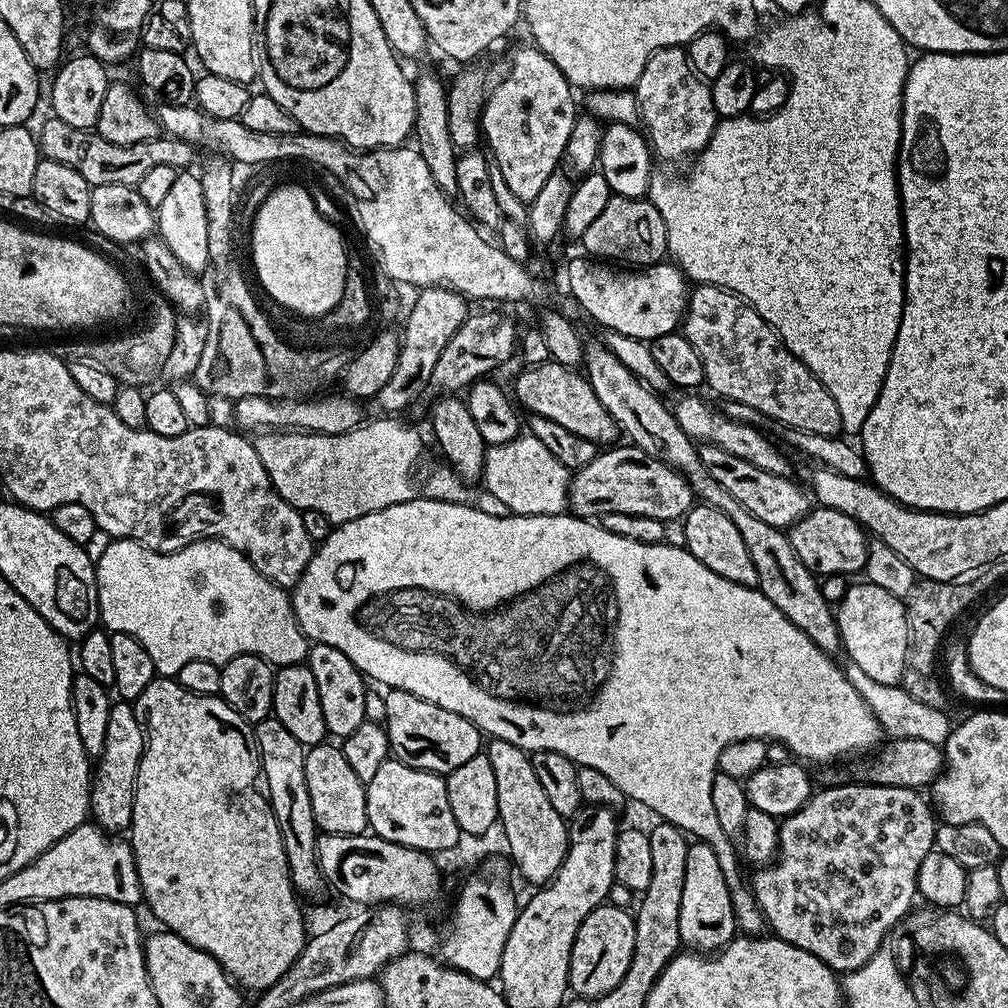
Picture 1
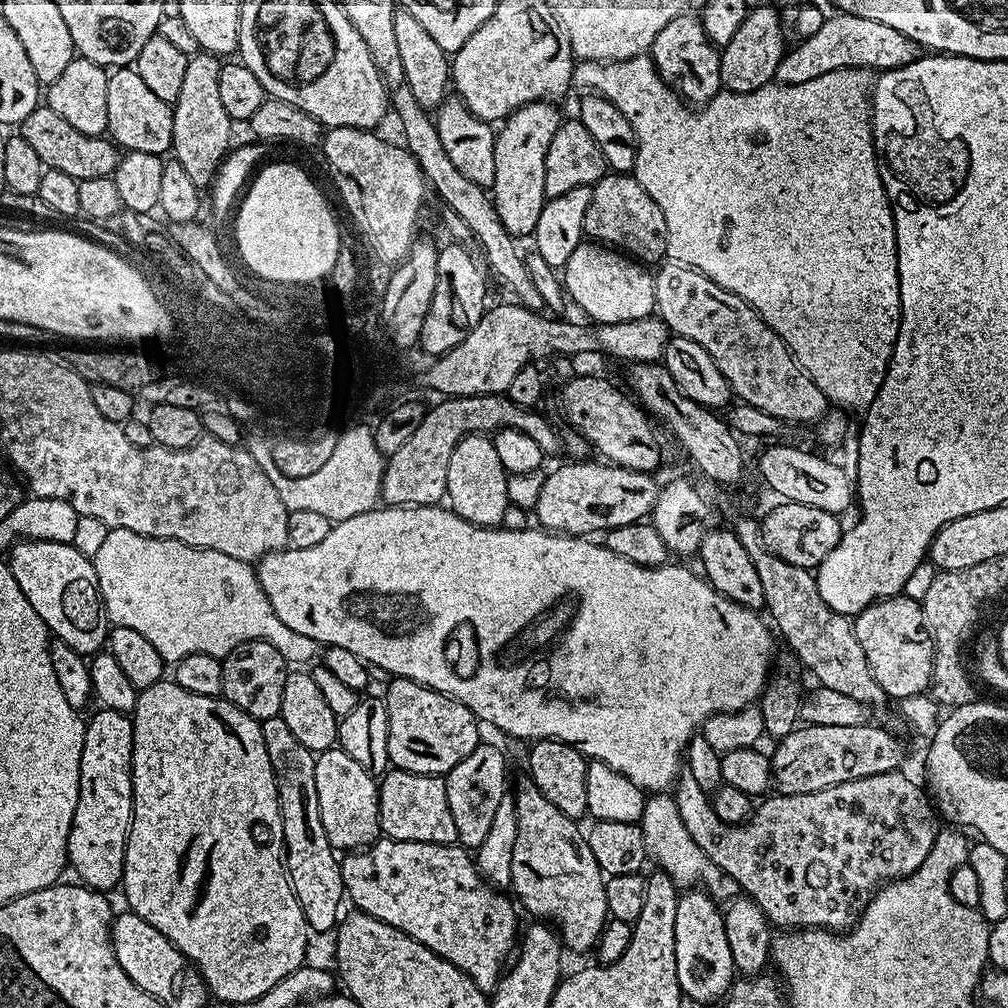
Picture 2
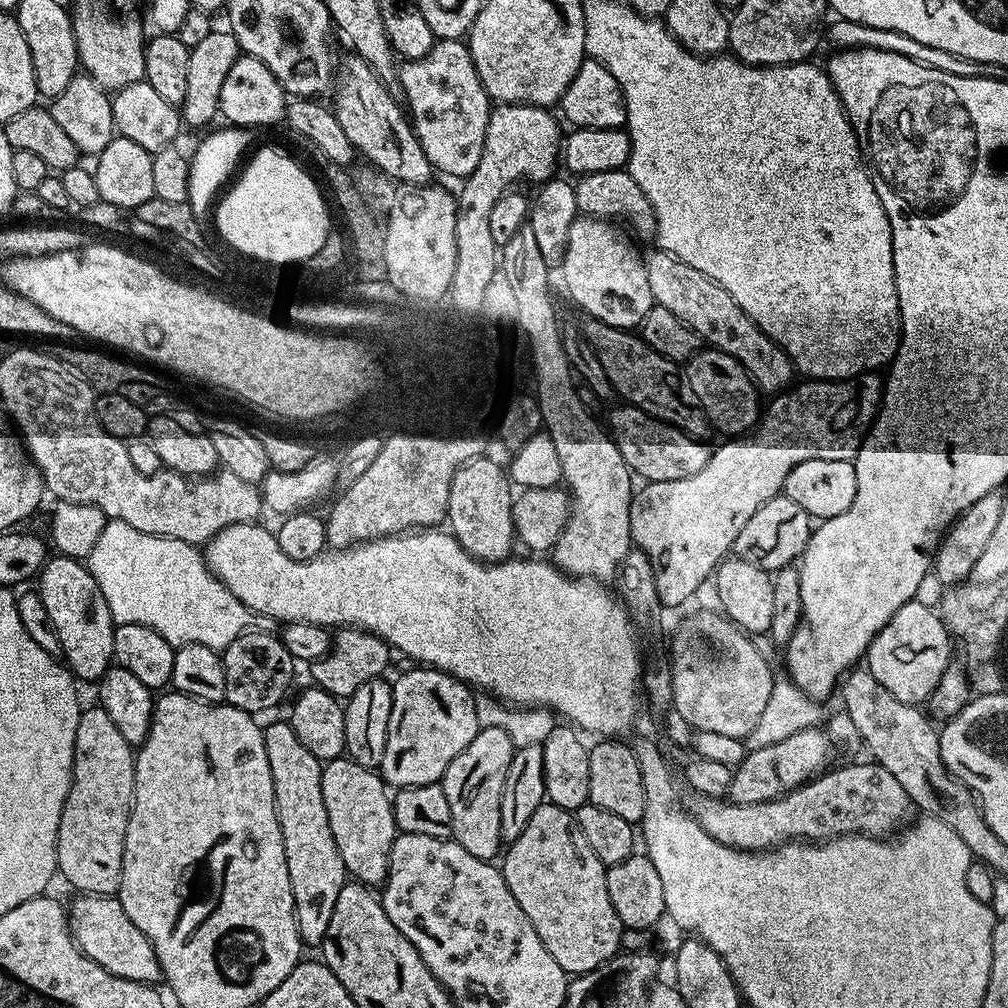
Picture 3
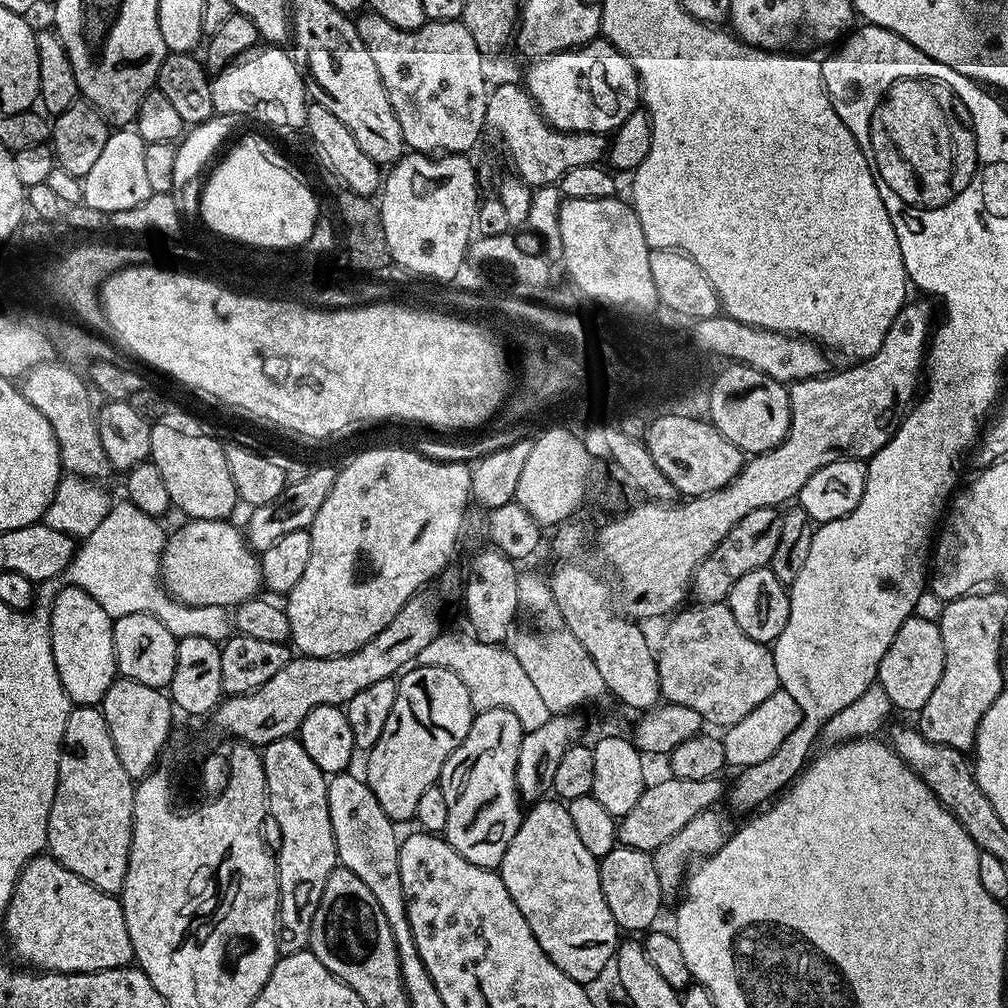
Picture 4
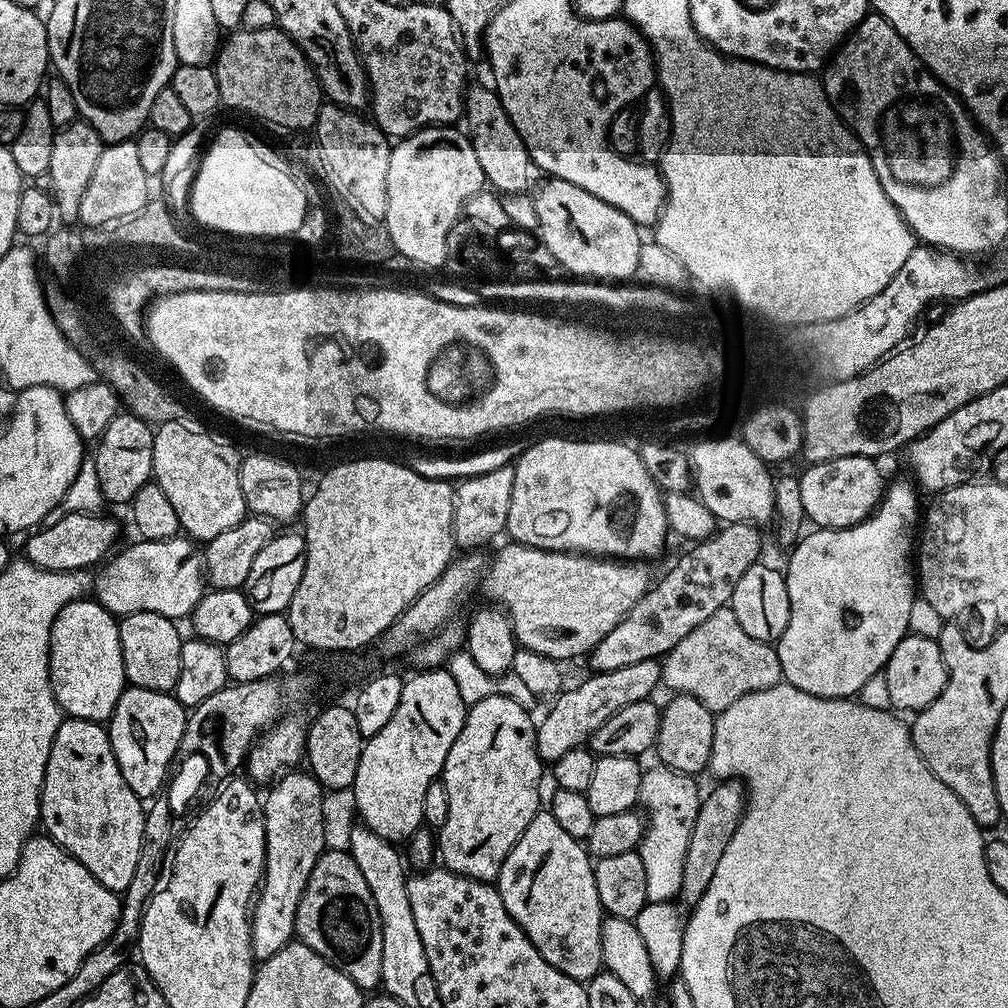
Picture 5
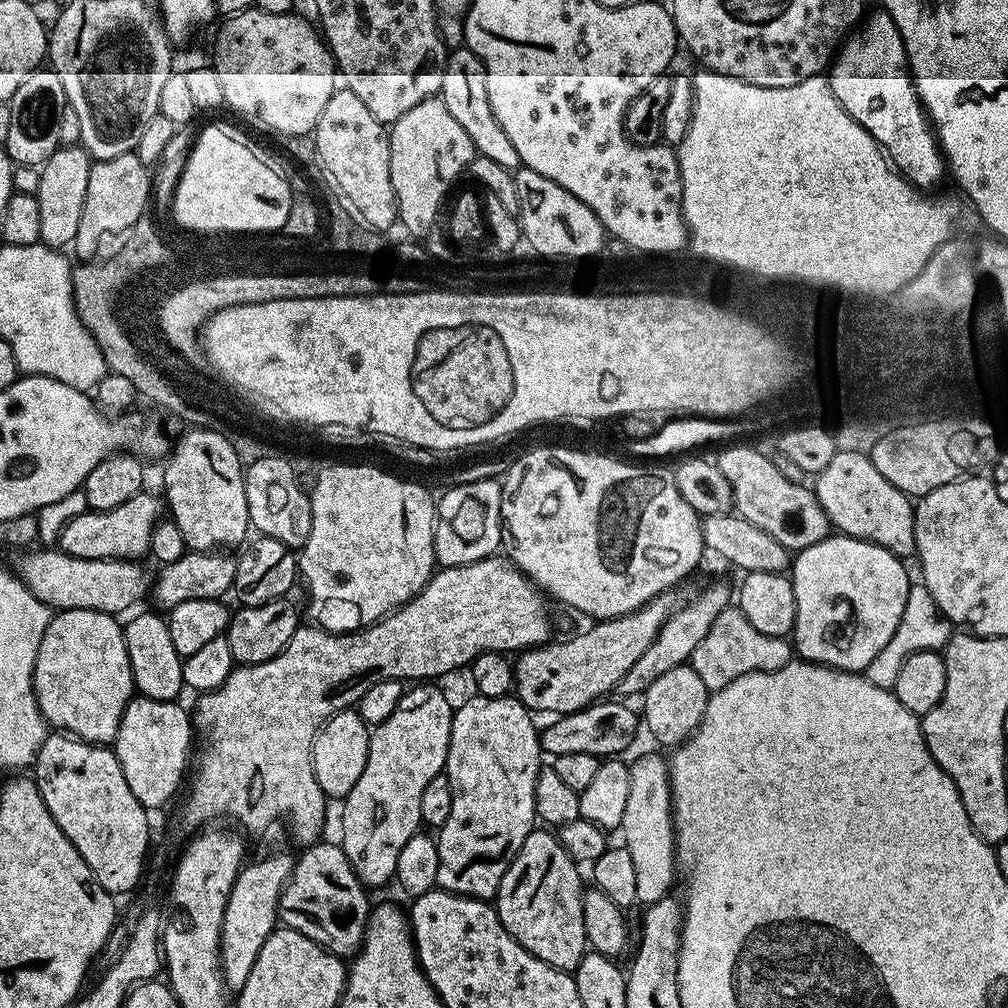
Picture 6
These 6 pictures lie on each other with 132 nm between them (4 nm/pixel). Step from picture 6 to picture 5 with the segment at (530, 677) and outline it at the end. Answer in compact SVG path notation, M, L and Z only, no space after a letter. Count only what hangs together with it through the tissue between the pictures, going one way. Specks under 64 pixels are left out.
M729 524L710 539L693 543L689 547L692 549L682 553L676 565L653 583L626 618L594 646L590 653L591 667L597 672L609 672L622 670L622 666L634 666L634 662L663 658L694 630L694 626L702 626L710 614L718 614L718 610L729 607L738 578L761 559L760 532L754 524Z

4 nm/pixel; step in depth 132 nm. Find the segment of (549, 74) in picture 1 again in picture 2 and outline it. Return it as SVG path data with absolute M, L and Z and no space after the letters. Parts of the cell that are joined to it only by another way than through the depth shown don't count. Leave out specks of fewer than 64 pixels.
M539 100L527 104L512 113L499 125L495 133L494 182L490 189L492 205L498 210L498 218L510 235L517 238L531 237L538 226L542 206L549 199L546 194L546 150L554 138L554 130L562 122L562 115L555 103Z

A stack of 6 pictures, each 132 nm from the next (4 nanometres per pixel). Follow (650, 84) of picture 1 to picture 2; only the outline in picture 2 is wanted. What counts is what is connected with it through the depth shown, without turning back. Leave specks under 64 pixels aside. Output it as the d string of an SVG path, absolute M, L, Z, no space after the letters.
M699 15L679 16L666 22L666 26L658 30L658 38L654 38L650 57L664 83L689 105L708 104L722 91L720 49L710 42L710 38L706 38L706 30L702 26Z

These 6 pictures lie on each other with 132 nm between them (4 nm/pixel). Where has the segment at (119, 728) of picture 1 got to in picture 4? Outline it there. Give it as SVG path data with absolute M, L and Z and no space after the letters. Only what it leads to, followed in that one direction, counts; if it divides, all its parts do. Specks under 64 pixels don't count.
M96 706L73 707L70 718L66 718L66 734L58 762L58 786L54 806L50 806L47 851L59 864L66 866L66 870L78 874L78 878L90 882L98 890L119 894L126 882L133 814L134 781L122 767L118 750L114 750L114 738L110 738L110 726L106 726L103 711Z

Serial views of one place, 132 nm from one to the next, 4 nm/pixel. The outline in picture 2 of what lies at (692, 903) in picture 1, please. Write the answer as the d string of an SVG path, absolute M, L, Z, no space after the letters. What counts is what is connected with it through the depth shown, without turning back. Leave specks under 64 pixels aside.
M688 890L678 902L678 914L674 918L674 962L678 970L678 986L685 997L696 1004L712 1004L724 999L734 983L736 966L726 940L724 912L717 901L703 891Z

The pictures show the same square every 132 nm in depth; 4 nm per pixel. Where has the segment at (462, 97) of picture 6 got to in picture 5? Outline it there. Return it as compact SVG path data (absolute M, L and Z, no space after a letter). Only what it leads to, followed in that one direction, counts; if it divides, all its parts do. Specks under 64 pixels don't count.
M469 87L464 93L462 116L465 121L468 119L466 135L474 146L474 154L478 154L478 166L482 166L485 181L497 193L504 196L528 192L533 183L534 165L522 138L516 133L516 128L510 122L500 97L496 95L495 91L491 87Z

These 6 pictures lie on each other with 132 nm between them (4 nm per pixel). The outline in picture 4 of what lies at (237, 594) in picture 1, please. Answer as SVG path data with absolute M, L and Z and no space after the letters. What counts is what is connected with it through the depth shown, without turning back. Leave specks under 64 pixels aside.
M127 498L121 499L121 504L113 503L106 518L99 523L98 528L92 534L83 538L82 543L77 547L66 570L60 577L65 587L85 590L112 619L126 617L127 614L154 614L177 638L182 636L197 636L198 638L210 638L217 642L228 639L233 631L234 624L230 619L230 612L227 608L218 606L190 606L182 604L179 600L168 594L160 579L160 556L164 552L164 541L166 531L160 525L161 521L155 516L138 510Z

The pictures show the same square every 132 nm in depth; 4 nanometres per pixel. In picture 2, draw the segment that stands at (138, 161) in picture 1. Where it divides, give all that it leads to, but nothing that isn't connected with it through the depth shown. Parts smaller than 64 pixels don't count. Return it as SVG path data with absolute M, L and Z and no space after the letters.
M37 106L26 114L26 118L18 125L18 135L26 138L38 158L42 158L45 168L62 170L62 174L70 174L75 180L86 178L106 178L118 166L122 152L112 143L111 139L104 136L91 136L82 134L70 126L59 114L54 114L47 106Z

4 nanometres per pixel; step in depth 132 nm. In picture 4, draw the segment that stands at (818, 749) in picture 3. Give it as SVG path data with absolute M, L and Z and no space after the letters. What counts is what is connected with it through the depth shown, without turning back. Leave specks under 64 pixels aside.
M669 775L667 779L657 784L649 783L642 798L638 798L638 803L630 809L630 814L619 817L618 840L623 847L655 854L662 842L670 842L690 818L702 814L707 808L716 808L719 800L723 801L726 796L726 784L714 776L691 780Z

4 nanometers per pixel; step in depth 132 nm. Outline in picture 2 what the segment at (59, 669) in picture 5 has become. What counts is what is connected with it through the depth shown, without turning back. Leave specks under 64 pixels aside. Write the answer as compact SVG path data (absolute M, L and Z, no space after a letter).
M21 540L12 545L6 563L12 569L14 582L26 594L26 602L34 606L38 618L42 618L55 639L86 658L105 647L110 623L101 600L95 566L89 557L82 555L73 544Z

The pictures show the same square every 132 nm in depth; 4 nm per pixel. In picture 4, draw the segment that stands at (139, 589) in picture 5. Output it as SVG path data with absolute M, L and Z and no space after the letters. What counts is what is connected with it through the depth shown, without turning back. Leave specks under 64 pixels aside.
M188 520L164 541L160 579L168 594L190 606L231 609L261 591L261 557L253 552L243 531L228 520Z

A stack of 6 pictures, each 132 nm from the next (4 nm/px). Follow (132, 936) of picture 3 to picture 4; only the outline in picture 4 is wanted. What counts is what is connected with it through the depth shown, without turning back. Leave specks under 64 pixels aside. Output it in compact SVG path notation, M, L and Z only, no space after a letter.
M50 854L36 856L20 871L2 924L8 944L17 956L15 959L32 970L108 972L111 968L129 967L134 960L124 908L119 899L113 893L98 890L90 882L78 878L78 874L66 870L66 866L59 864Z

